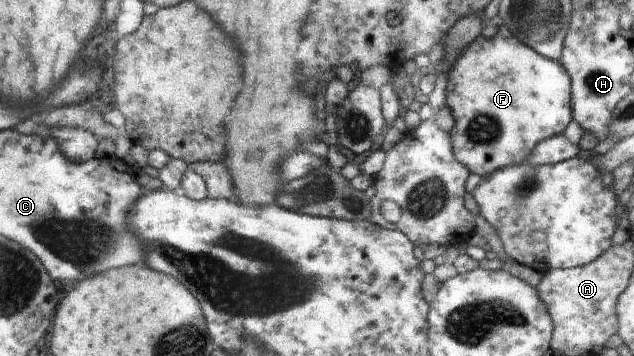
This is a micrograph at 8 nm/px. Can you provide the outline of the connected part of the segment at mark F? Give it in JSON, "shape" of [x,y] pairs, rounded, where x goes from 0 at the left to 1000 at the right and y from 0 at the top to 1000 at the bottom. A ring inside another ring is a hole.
{"shape":[[[795,67],[778,104],[756,98],[727,143],[705,199],[702,270],[716,340],[710,382],[718,447],[759,500],[784,475],[831,455],[844,407],[888,374],[904,334],[899,239],[901,219],[885,177],[869,171],[822,121]]]}

